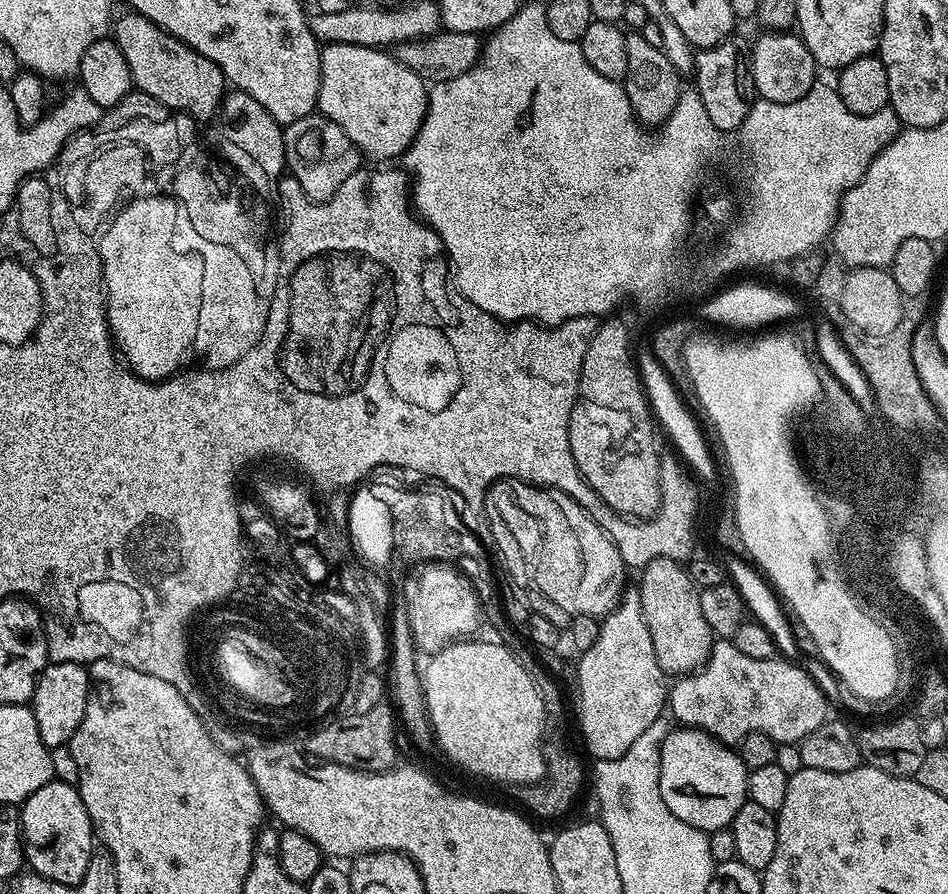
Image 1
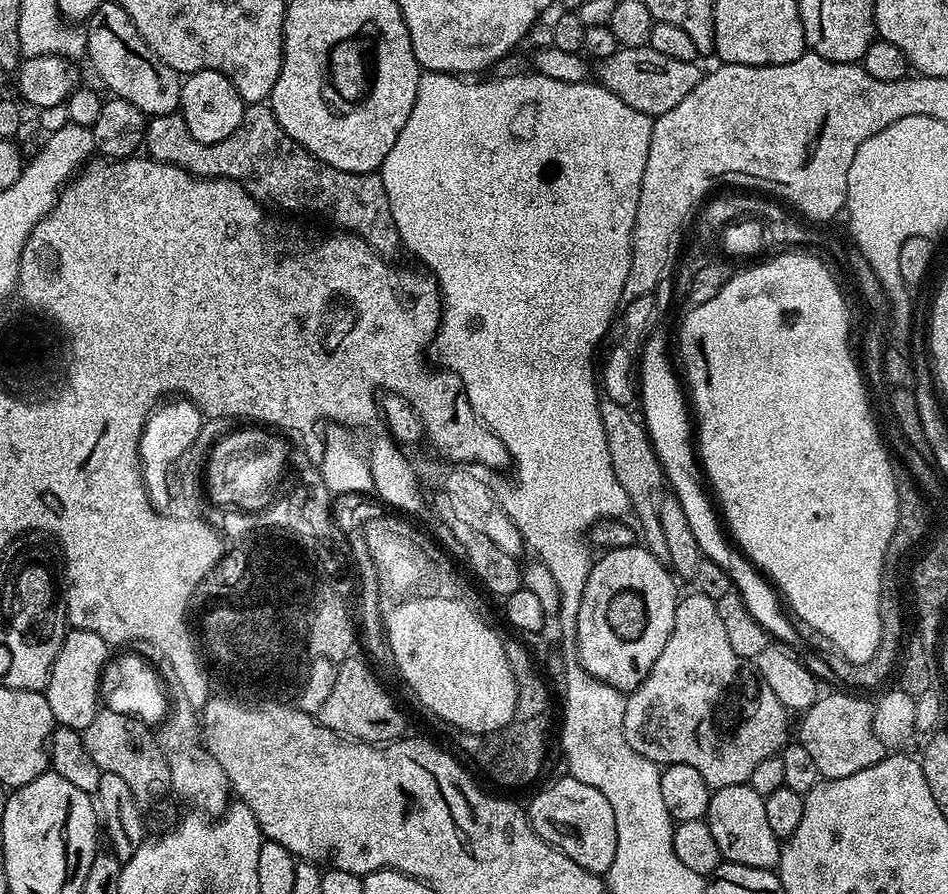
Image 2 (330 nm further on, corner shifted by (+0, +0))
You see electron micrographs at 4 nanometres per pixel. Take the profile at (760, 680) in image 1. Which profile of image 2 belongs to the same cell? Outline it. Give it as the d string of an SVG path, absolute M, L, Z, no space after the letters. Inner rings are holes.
M695 590L689 591L689 593L689 596L685 600L683 597L676 605L674 630L670 630L670 638L662 649L662 654L658 654L658 658L654 662L650 674L634 691L627 693L624 702L626 706L624 737L631 748L638 754L642 754L642 758L650 758L655 764L661 766L681 764L687 768L698 770L698 774L702 774L702 778L709 789L715 790L722 786L747 784L750 774L754 774L754 766L758 766L758 762L762 762L762 758L770 758L777 755L780 749L789 743L788 719L790 719L790 713L787 708L782 706L782 702L778 702L777 696L774 695L774 690L770 690L770 686L766 686L766 682L761 678L760 673L756 671L755 667L738 654L734 654L729 640L726 639L726 629L722 627L722 621L718 618L718 606L715 600L706 598Z

